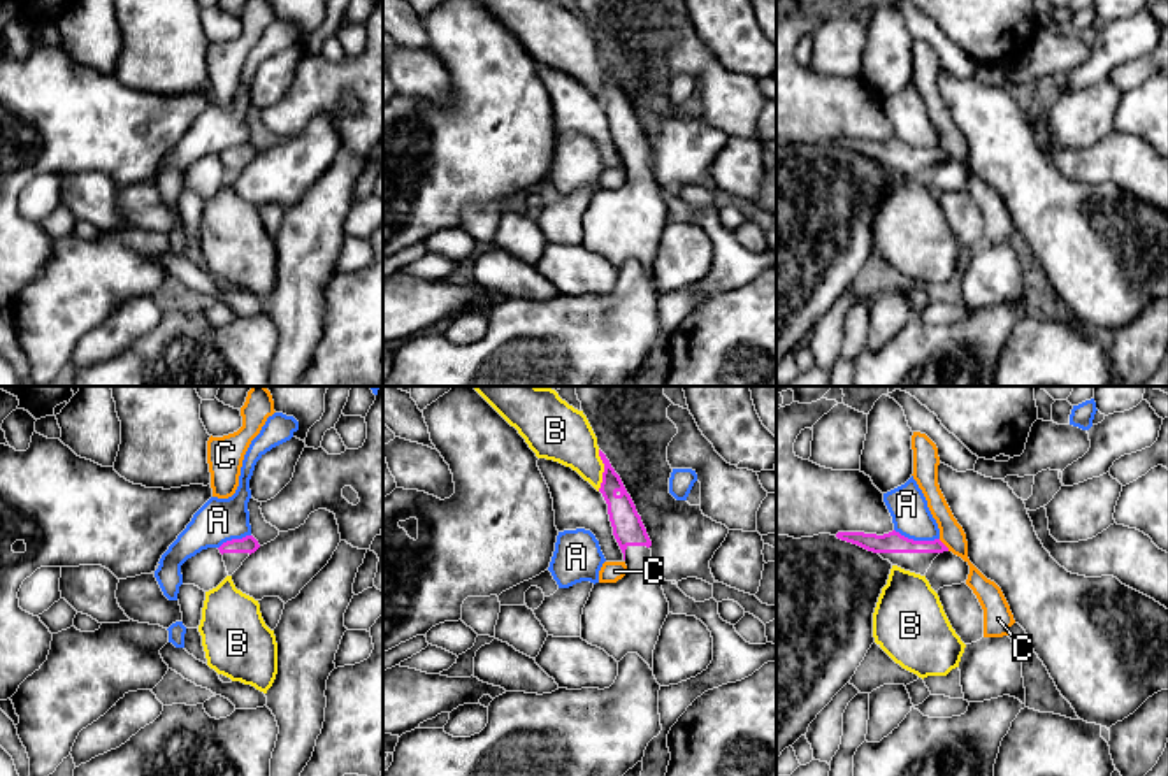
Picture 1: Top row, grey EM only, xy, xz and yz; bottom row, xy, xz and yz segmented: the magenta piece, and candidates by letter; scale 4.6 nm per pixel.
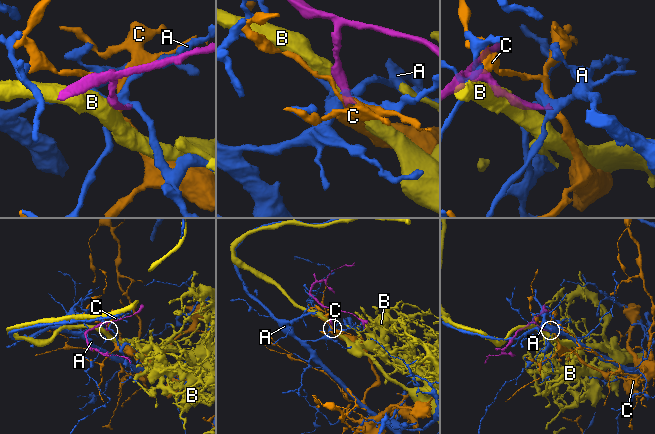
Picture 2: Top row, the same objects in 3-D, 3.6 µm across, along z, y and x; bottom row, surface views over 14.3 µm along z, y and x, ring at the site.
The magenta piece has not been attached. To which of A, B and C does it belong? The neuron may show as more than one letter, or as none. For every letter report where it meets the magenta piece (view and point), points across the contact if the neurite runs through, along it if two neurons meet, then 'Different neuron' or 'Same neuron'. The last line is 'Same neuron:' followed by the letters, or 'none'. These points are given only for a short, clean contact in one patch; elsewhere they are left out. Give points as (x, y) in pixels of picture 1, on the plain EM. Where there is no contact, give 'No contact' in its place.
A: Touches magenta at yz (917, 148). Boundary: yz (894, 136), (914, 146), (938, 146). Different neuron
B: Touches magenta at xz (605, 78). Boundary: xz (598, 57), (603, 67), (599, 97). Different neuron
C: Touches magenta at yz (944, 151). Boundary: yz (938, 146), (949, 157). Different neuron
Same neuron: none

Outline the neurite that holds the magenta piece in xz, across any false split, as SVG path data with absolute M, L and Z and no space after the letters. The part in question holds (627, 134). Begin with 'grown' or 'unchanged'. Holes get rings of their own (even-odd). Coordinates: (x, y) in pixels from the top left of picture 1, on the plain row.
grown | M599 56L604 70L602 90L599 98L608 111L608 121L613 142L624 160L627 179L616 190L595 190L581 221L581 246L592 253L604 256L620 269L627 260L638 260L653 276L653 256L660 242L660 235L669 221L669 209L664 202L660 184L652 169L652 147L627 100L620 83L611 74L606 61Z

